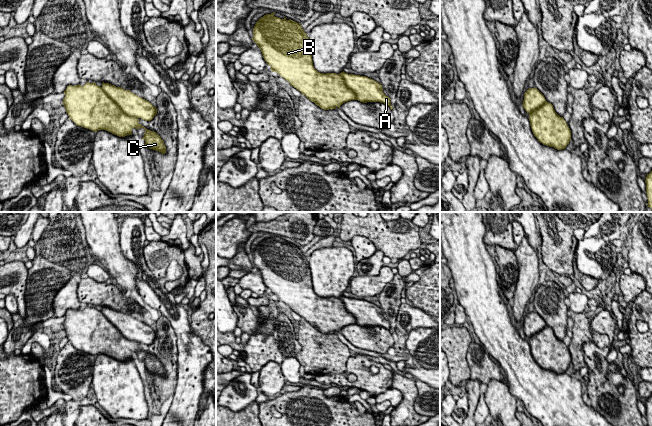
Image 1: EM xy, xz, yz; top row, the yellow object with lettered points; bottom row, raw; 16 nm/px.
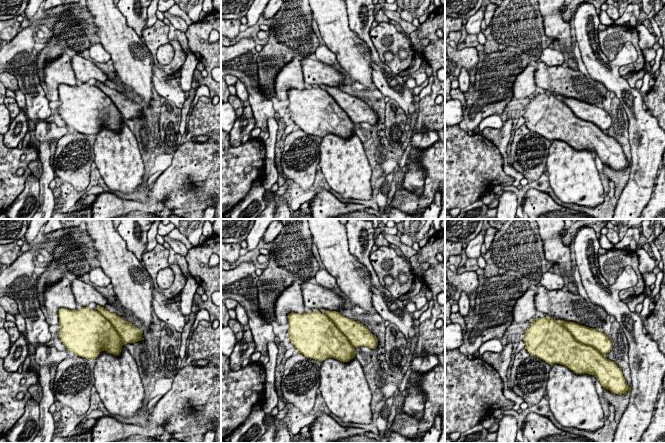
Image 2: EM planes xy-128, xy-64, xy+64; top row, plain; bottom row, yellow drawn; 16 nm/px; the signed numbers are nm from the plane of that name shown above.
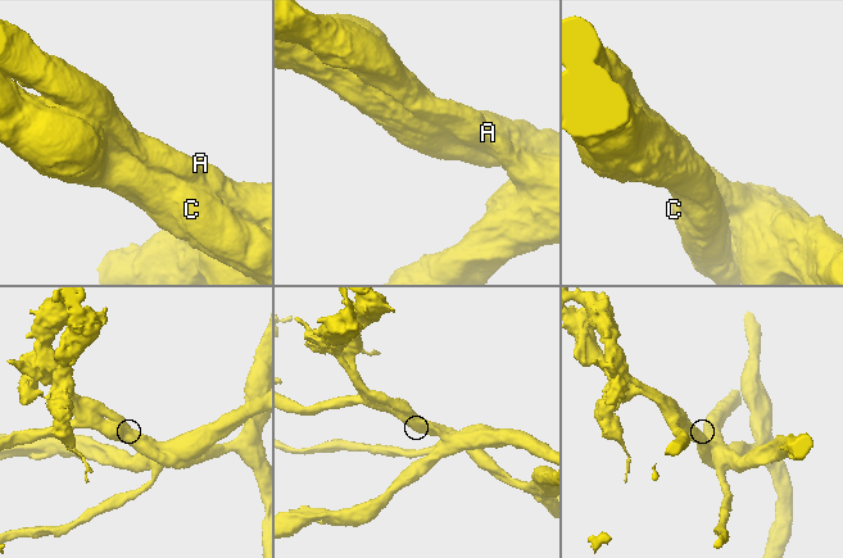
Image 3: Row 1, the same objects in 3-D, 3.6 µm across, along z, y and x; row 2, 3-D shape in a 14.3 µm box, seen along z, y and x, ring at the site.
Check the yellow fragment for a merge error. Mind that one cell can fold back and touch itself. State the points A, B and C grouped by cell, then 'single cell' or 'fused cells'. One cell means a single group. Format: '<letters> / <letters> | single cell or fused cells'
A / B C | fused cells

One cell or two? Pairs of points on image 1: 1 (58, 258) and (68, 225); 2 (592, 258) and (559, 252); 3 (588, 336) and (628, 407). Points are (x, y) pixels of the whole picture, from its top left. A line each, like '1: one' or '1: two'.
1: one
2: two
3: two

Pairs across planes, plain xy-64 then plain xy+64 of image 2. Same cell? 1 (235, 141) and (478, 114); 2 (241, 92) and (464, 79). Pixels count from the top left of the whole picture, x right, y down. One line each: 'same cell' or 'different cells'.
1: same cell
2: same cell

